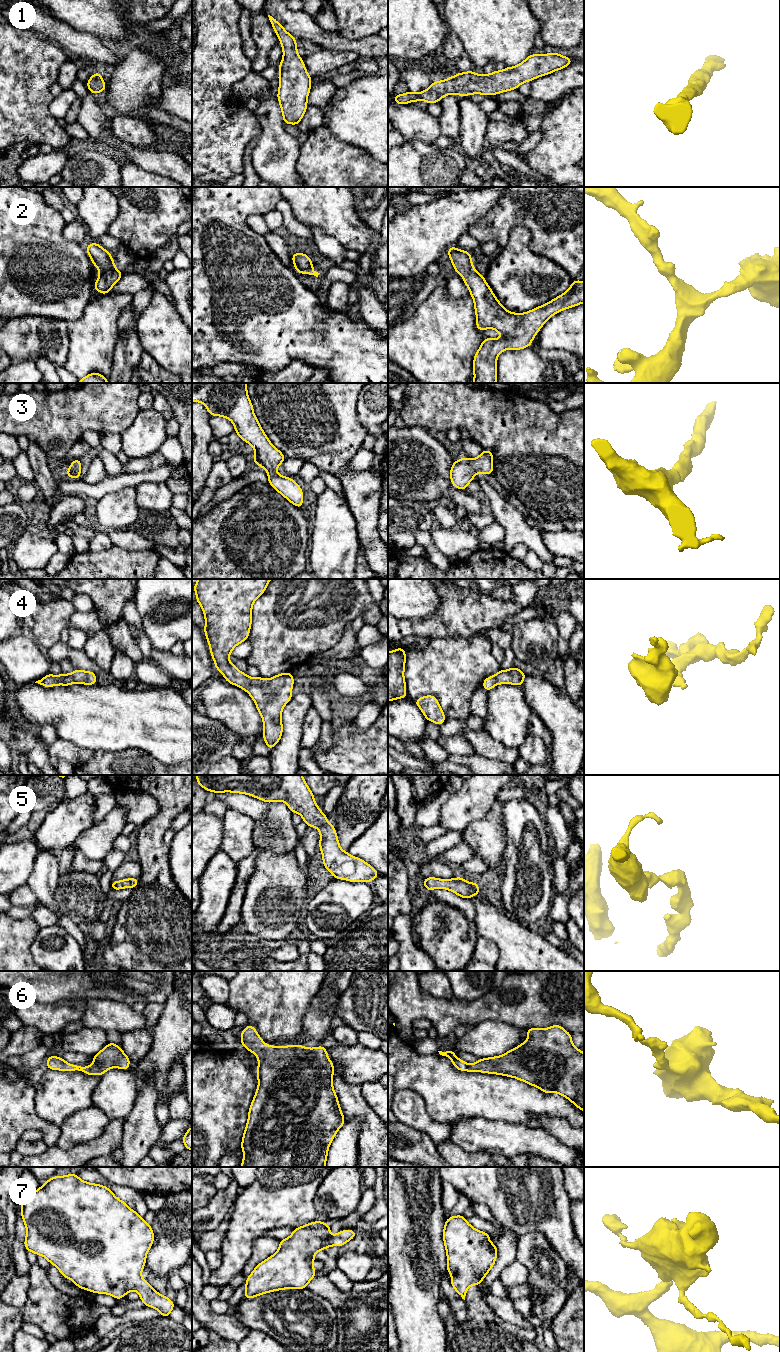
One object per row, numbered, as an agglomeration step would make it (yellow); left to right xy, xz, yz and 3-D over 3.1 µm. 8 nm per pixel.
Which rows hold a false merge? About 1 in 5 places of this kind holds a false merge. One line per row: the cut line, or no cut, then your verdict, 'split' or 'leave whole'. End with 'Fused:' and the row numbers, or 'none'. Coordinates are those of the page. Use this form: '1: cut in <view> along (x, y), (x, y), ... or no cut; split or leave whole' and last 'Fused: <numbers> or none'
1: no cut; leave whole
2: no cut; leave whole
3: no cut; leave whole
4: no cut; leave whole
5: no cut; leave whole
6: no cut; leave whole
7: no cut; leave whole
Fused: none

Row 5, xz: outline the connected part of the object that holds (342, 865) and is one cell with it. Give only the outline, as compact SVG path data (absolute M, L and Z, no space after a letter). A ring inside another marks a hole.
M196 775L197 783L206 791L214 793L232 792L248 794L267 802L283 801L292 813L299 813L308 827L315 827L320 832L319 848L322 853L322 863L333 875L334 879L350 882L374 881L380 874L367 862L343 851L339 845L334 825L328 823L324 812L318 808L314 795L302 775Z

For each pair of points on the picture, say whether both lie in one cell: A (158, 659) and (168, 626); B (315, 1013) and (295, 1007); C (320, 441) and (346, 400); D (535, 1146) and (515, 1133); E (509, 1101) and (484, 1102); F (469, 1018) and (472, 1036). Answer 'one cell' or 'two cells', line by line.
A: two cells
B: two cells
C: one cell
D: one cell
E: one cell
F: two cells

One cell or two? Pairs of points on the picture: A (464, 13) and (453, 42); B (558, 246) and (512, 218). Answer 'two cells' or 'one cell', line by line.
A: two cells
B: one cell

